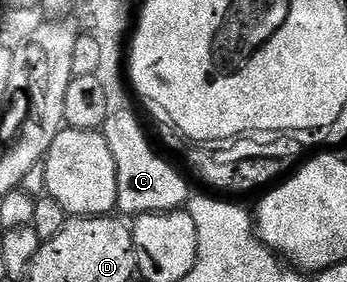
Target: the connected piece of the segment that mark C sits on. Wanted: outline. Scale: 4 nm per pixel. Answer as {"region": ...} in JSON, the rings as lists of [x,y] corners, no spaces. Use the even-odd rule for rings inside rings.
{"region":[[[131,109],[110,111],[109,117],[105,119],[103,131],[107,146],[111,146],[111,155],[115,158],[118,213],[126,212],[121,214],[136,218],[148,212],[175,212],[188,205],[191,195],[188,182],[149,145],[149,140]]]}

